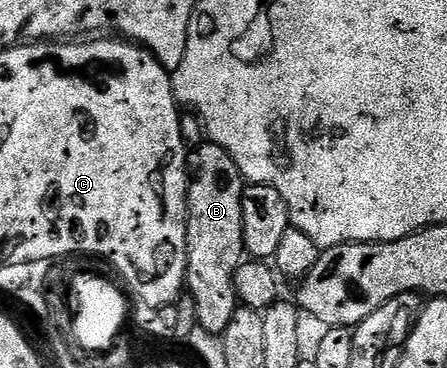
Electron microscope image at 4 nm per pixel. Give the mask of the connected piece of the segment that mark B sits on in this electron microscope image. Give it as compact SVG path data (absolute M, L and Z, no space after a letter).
M203 142L193 149L188 156L188 187L186 190L186 288L188 296L194 299L194 312L198 315L196 324L204 327L206 331L210 331L214 336L221 337L222 331L228 326L228 322L232 322L232 314L236 314L236 310L240 306L238 292L234 288L234 271L244 262L244 210L242 209L242 191L246 188L247 181L243 180L240 170L236 166L236 162L232 162L232 158L228 154L228 150L224 150L218 144Z

